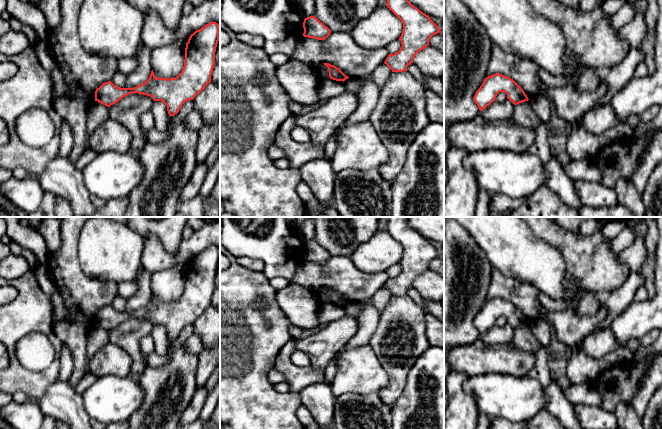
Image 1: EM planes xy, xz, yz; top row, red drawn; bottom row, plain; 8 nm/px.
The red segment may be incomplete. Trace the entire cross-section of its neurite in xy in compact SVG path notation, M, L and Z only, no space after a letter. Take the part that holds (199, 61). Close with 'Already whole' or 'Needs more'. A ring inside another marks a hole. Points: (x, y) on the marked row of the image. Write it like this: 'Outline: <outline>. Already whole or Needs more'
Outline: M210 22L190 35L184 66L177 77L157 78L152 70L149 79L134 88L120 88L108 81L96 89L95 101L110 107L125 96L138 93L162 101L169 116L174 116L186 101L193 100L211 82L218 41L219 24Z. Already whole

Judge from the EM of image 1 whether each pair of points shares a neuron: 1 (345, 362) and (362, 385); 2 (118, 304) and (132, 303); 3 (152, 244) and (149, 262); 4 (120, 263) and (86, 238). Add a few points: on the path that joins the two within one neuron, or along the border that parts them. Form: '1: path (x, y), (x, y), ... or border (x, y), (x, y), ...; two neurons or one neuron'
1: path (351, 368), (362, 379); one neuron
2: border (127, 299), (123, 310); two neurons
3: path (152, 248), (152, 258); one neuron
4: path (112, 255), (98, 241), (94, 240); one neuron

